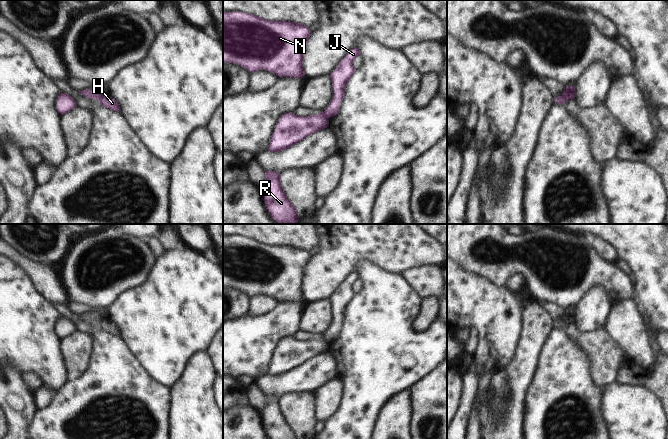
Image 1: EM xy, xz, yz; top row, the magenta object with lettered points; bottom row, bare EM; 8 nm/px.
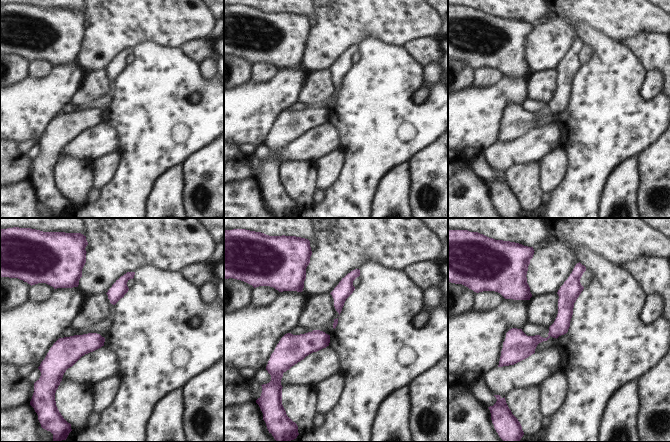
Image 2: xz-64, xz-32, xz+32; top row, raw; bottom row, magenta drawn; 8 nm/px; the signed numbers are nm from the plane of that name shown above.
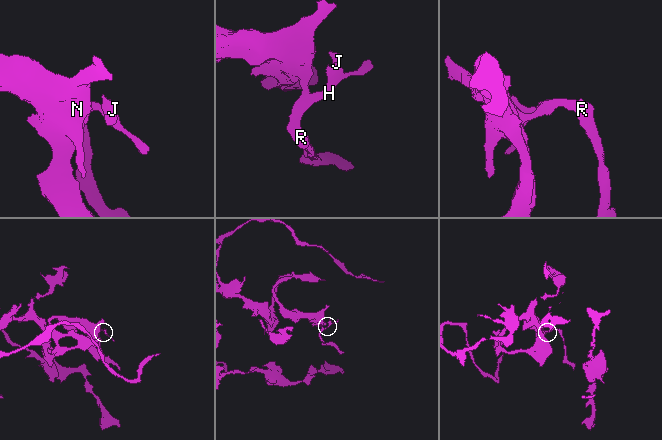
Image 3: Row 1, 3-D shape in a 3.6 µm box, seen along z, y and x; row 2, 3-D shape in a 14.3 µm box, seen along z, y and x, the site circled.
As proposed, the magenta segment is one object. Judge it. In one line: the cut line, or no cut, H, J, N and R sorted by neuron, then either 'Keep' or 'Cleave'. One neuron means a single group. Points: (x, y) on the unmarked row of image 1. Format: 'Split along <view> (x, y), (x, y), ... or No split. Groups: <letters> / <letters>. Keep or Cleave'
Split along xz (323, 336), (328, 342). Groups: H J / N R. Cleave.

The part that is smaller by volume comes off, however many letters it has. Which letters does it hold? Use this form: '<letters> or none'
H, J.

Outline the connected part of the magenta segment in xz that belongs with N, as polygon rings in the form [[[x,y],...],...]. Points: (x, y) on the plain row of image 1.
[[[223,236],[223,286],[235,287],[251,297],[267,294],[279,301],[304,302],[305,271],[311,258],[301,247],[266,244],[244,236]]]

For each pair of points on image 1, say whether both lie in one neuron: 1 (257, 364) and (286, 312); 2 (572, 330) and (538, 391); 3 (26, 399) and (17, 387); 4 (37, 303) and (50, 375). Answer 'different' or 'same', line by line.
1: same
2: different
3: same
4: same

